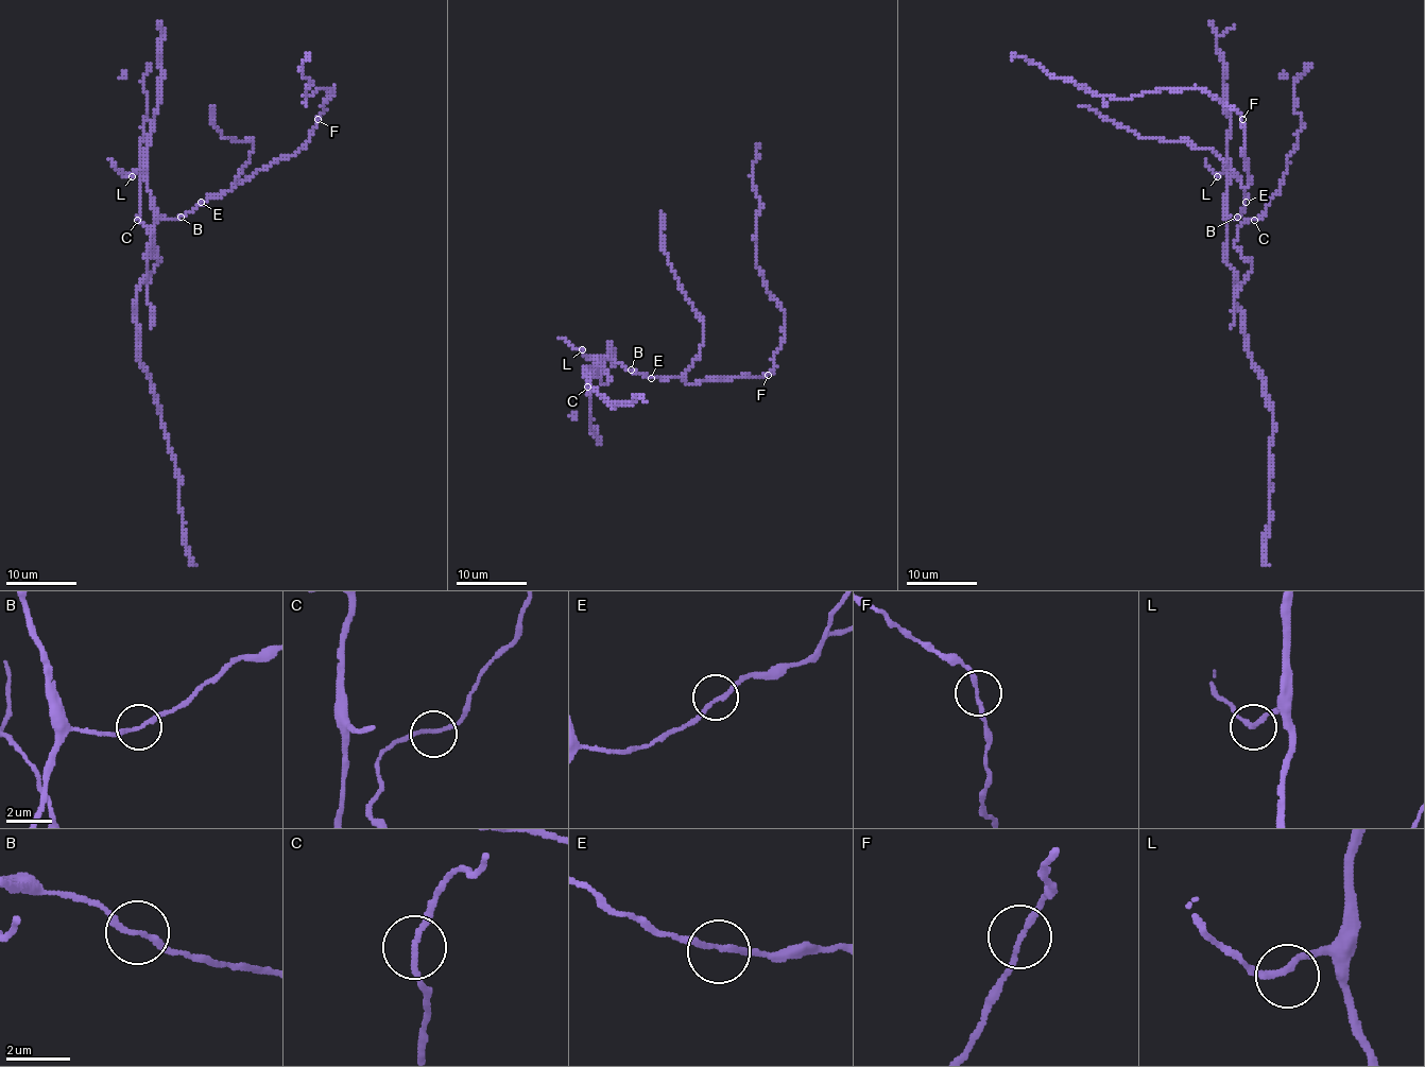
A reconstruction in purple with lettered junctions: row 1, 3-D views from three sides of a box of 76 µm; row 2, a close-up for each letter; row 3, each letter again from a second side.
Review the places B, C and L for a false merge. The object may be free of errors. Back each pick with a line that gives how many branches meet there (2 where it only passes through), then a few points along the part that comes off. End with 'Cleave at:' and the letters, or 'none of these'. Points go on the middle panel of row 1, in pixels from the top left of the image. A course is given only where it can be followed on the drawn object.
Cleave at: none of these

